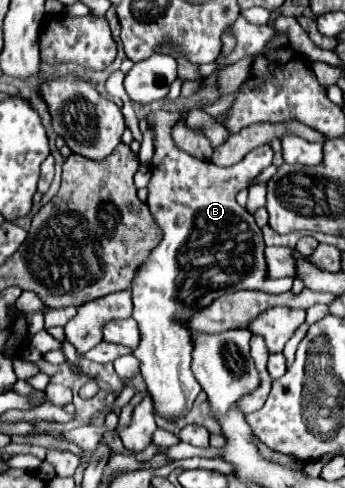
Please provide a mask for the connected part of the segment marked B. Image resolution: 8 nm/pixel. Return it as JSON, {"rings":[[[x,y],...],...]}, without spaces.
{"rings":[[[165,110],[150,113],[147,116],[148,125],[152,126],[152,130],[154,130],[154,158],[152,158],[152,178],[150,178],[150,184],[148,184],[148,200],[146,200],[146,204],[148,204],[148,208],[150,208],[150,214],[152,214],[156,226],[158,226],[160,232],[162,232],[162,240],[160,240],[160,244],[148,254],[148,258],[146,258],[144,264],[138,268],[138,272],[136,272],[134,280],[132,280],[132,300],[134,300],[134,314],[132,314],[132,318],[138,322],[138,326],[140,326],[140,336],[142,336],[140,346],[138,346],[138,350],[134,352],[134,356],[138,356],[138,360],[142,362],[142,378],[144,378],[144,382],[146,382],[146,386],[148,386],[148,392],[152,394],[152,400],[154,400],[154,406],[156,406],[158,414],[164,416],[164,418],[168,418],[168,420],[176,420],[176,418],[184,416],[184,414],[190,410],[190,406],[192,406],[194,398],[198,396],[198,392],[202,390],[200,384],[198,384],[198,380],[194,380],[194,374],[192,374],[192,370],[190,370],[192,330],[186,326],[186,320],[188,320],[192,314],[196,314],[198,310],[210,306],[216,298],[220,298],[220,296],[224,296],[224,294],[228,294],[228,292],[236,292],[236,290],[242,290],[242,288],[252,288],[252,290],[264,290],[264,292],[282,294],[282,292],[286,292],[286,290],[292,288],[292,278],[276,278],[276,280],[272,280],[272,278],[268,276],[268,264],[266,264],[266,256],[264,256],[264,248],[266,248],[266,246],[264,246],[264,240],[262,240],[262,230],[258,228],[254,216],[252,216],[246,208],[242,208],[242,206],[236,202],[236,194],[238,194],[242,188],[248,188],[248,186],[252,184],[252,180],[254,180],[264,168],[268,168],[268,166],[272,164],[272,156],[274,156],[272,148],[270,148],[268,144],[254,148],[252,152],[246,154],[244,160],[240,160],[240,162],[236,164],[236,168],[216,168],[216,164],[206,162],[206,160],[198,160],[198,158],[190,156],[188,152],[178,150],[178,148],[172,144],[171,131],[179,118],[179,112],[169,112]]]}

